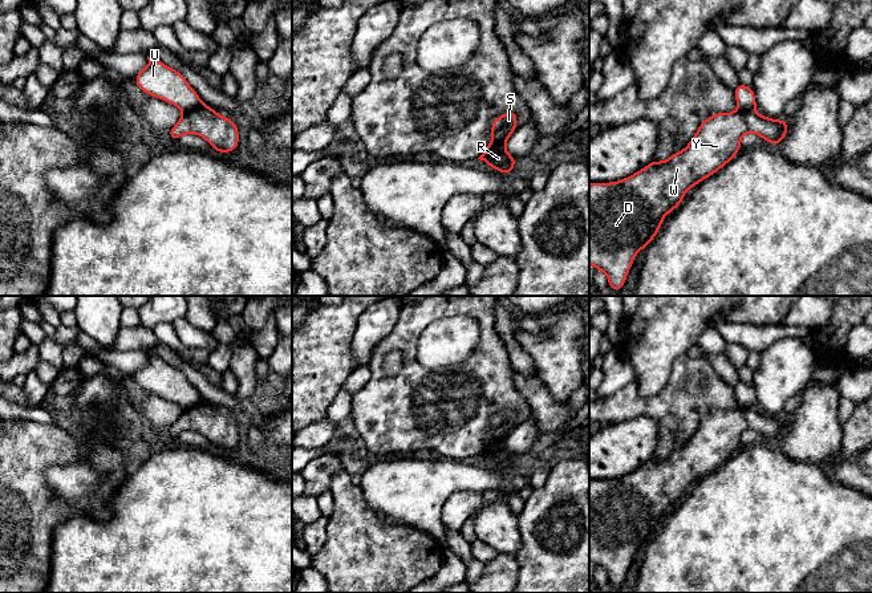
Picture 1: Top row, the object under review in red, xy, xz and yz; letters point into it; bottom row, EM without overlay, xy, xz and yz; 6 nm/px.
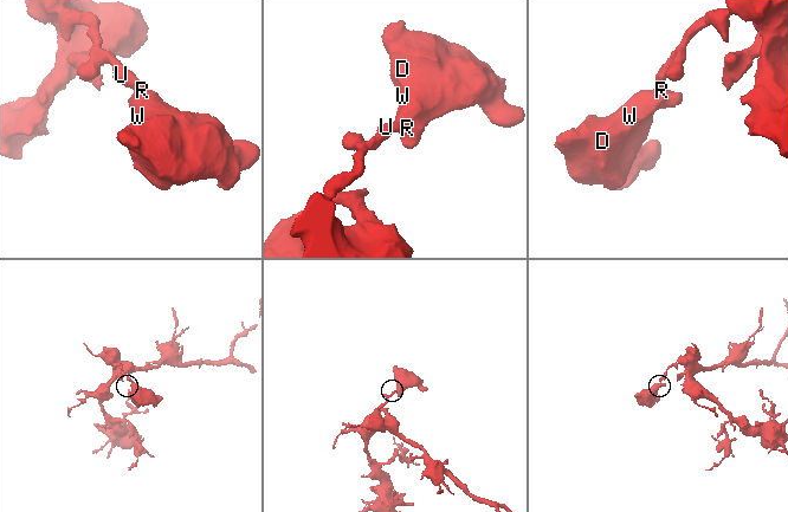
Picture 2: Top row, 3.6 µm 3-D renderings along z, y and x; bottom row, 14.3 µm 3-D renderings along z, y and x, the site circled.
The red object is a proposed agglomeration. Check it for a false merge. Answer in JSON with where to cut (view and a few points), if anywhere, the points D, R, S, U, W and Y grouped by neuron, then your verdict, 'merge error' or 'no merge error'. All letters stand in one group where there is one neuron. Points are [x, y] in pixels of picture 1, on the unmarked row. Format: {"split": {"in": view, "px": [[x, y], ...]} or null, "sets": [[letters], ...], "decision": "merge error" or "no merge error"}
{"split": {"in": "xy", "px": [[202, 399], [185, 410]]}, "sets": [["D", "R", "S", "W", "Y"], ["U"]], "decision": "merge error"}

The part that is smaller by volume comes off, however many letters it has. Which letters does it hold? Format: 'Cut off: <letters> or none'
Cut off: D, R, S, W, Y

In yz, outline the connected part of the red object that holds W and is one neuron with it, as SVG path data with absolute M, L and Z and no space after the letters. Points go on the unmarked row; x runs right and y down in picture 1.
M738 406L731 410L714 410L701 419L688 443L672 451L665 459L652 458L618 479L589 480L589 561L605 570L611 588L622 588L636 552L657 533L664 515L684 499L689 486L719 468L741 448L741 436L747 430L755 430L759 435L779 444L788 430L788 421L784 415L771 417L758 413L755 407Z

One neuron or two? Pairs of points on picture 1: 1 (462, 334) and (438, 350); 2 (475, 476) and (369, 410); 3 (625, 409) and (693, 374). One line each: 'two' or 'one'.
1: one
2: two
3: one

